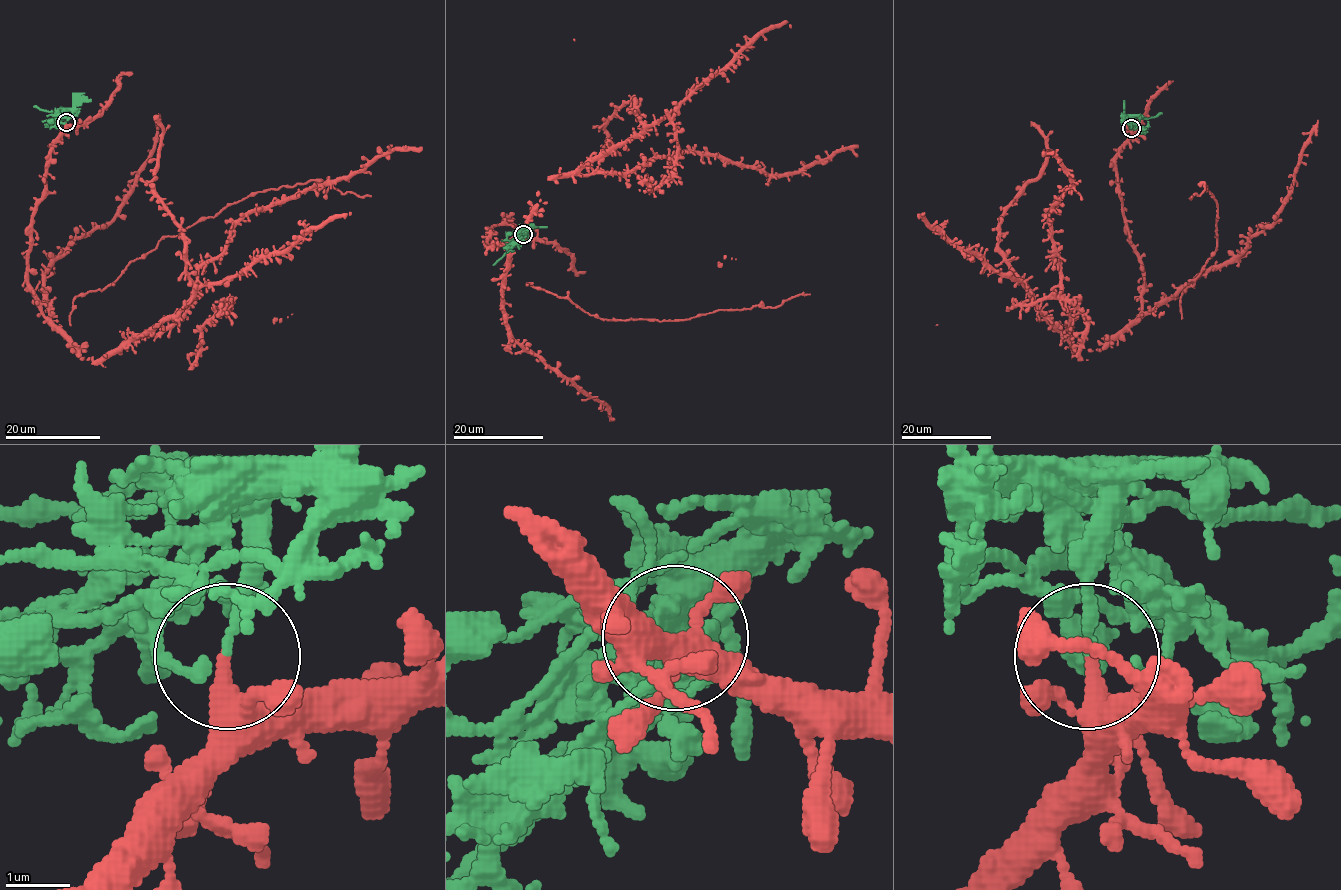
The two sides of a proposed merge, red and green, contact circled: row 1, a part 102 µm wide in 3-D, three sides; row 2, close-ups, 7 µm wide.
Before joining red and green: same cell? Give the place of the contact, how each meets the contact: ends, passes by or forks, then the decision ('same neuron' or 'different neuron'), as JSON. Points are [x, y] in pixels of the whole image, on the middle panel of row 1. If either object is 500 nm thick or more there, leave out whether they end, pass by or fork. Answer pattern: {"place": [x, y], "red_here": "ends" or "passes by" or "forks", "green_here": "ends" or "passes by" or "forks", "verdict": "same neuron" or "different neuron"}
{"place": [523, 234], "red_here": "passes by", "green_here": "ends", "verdict": "different neuron"}

